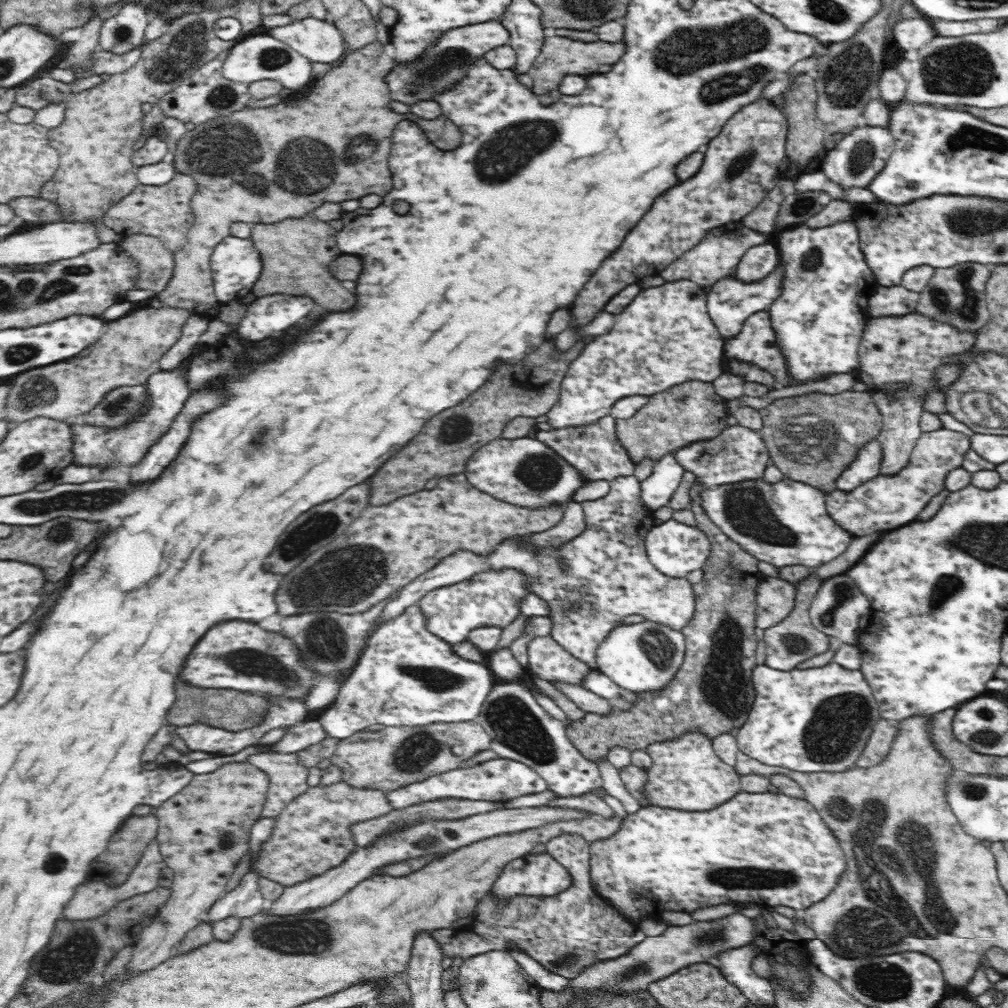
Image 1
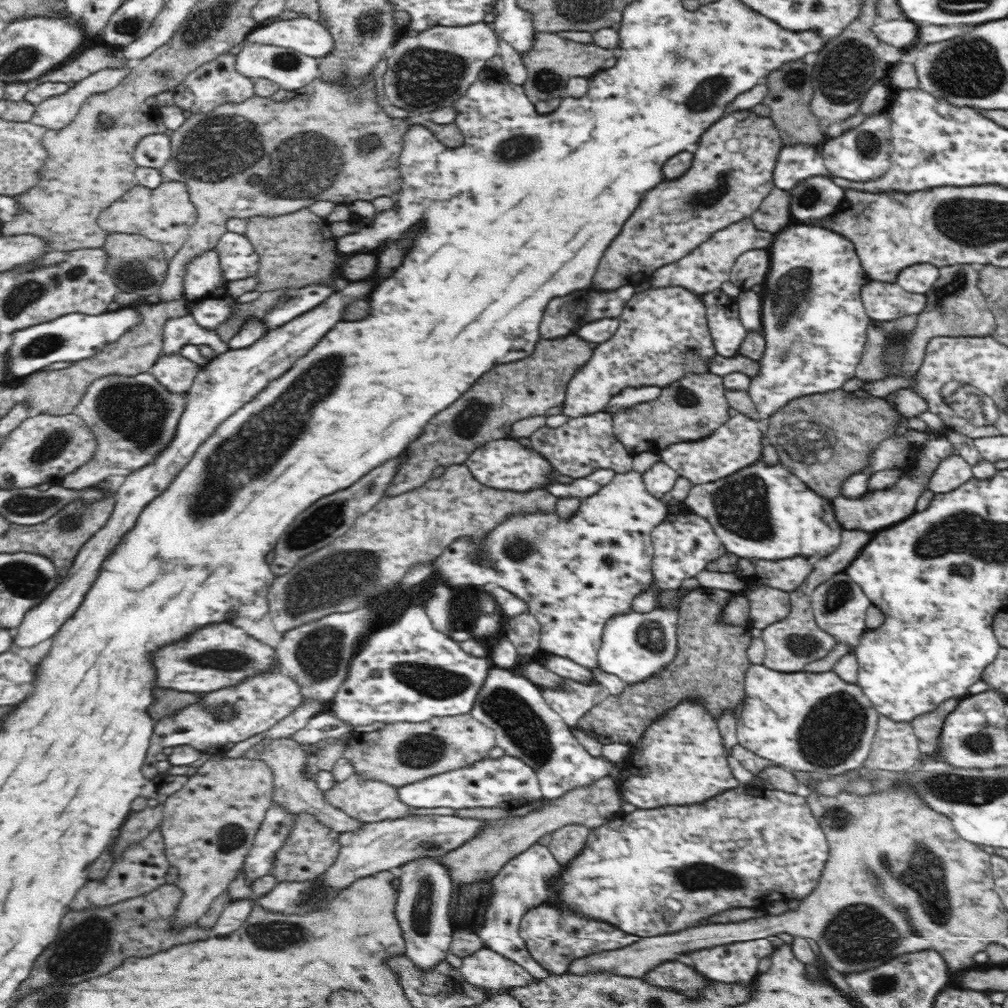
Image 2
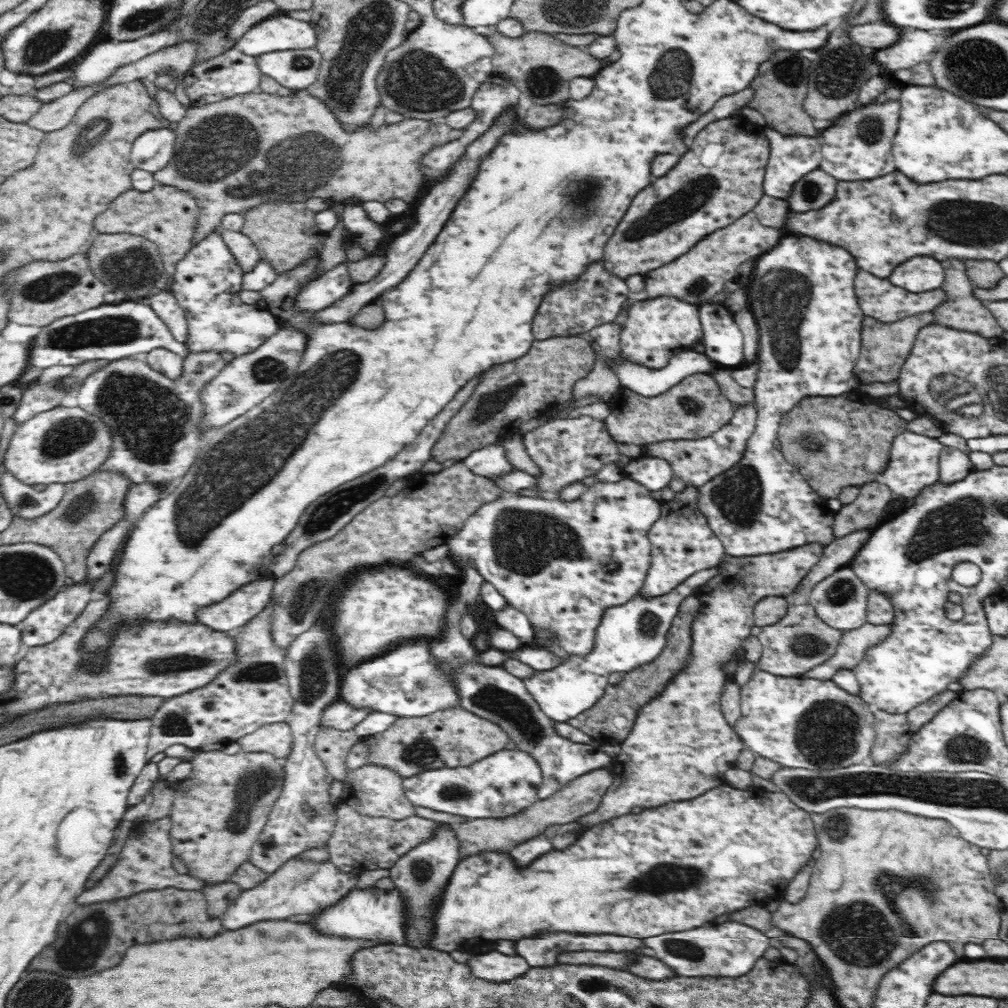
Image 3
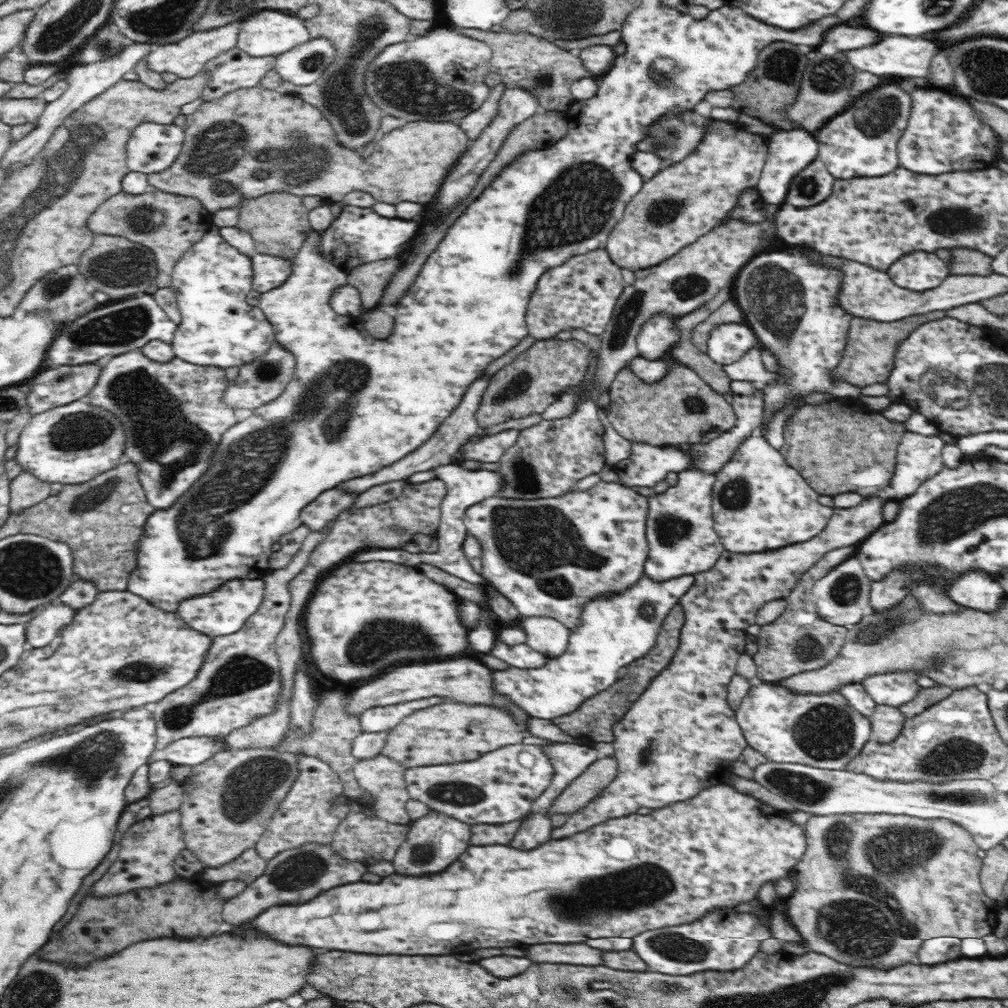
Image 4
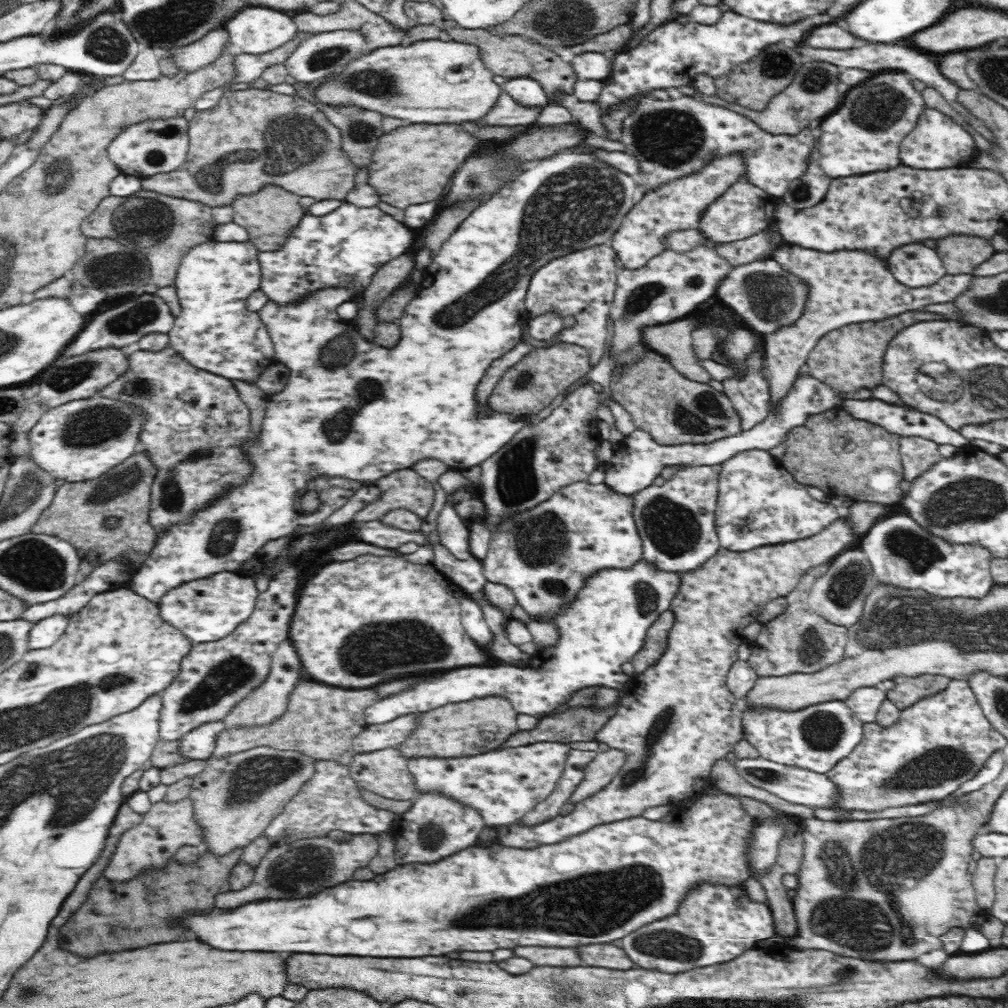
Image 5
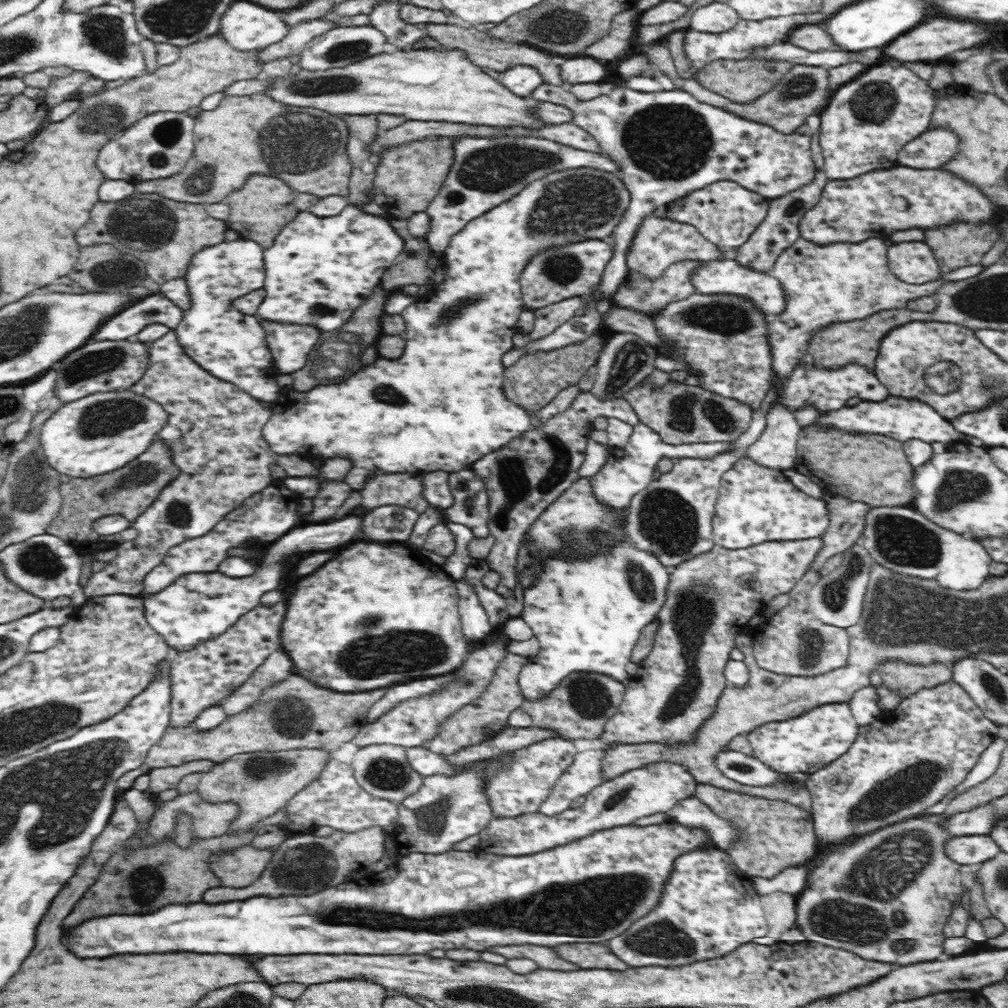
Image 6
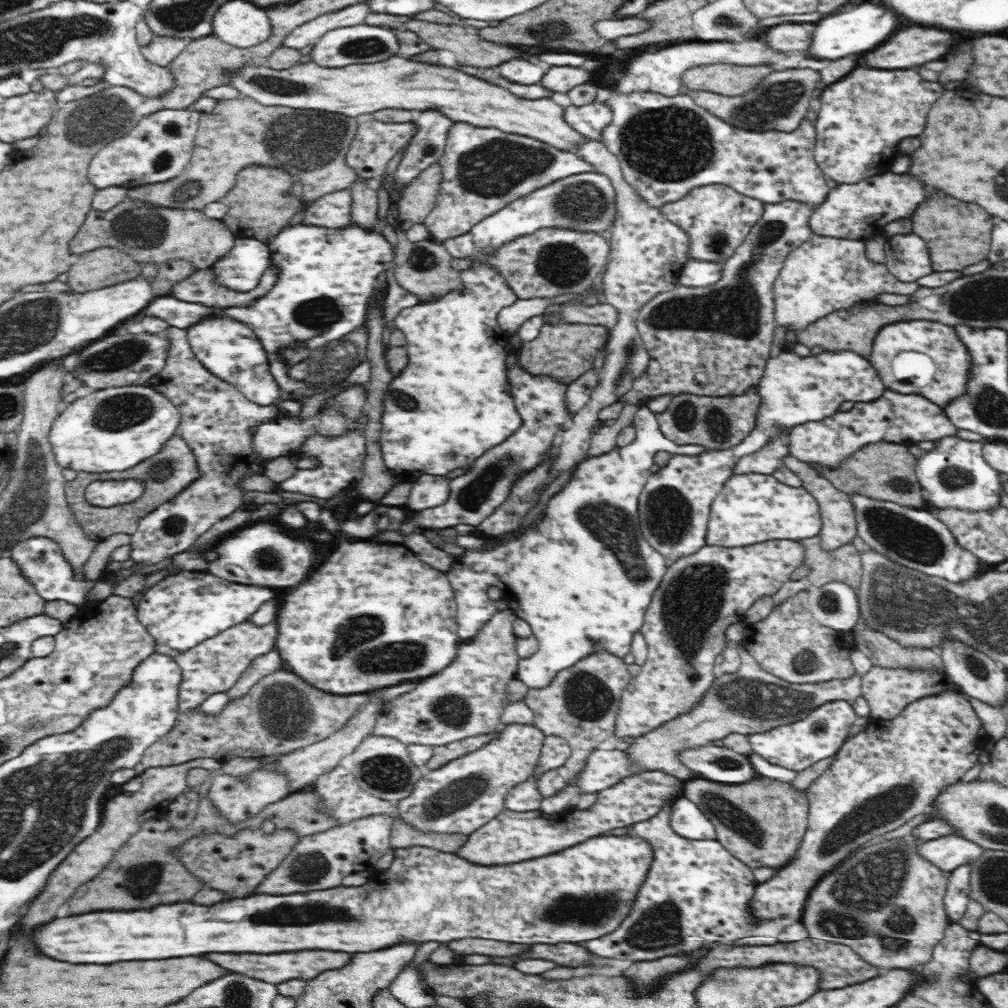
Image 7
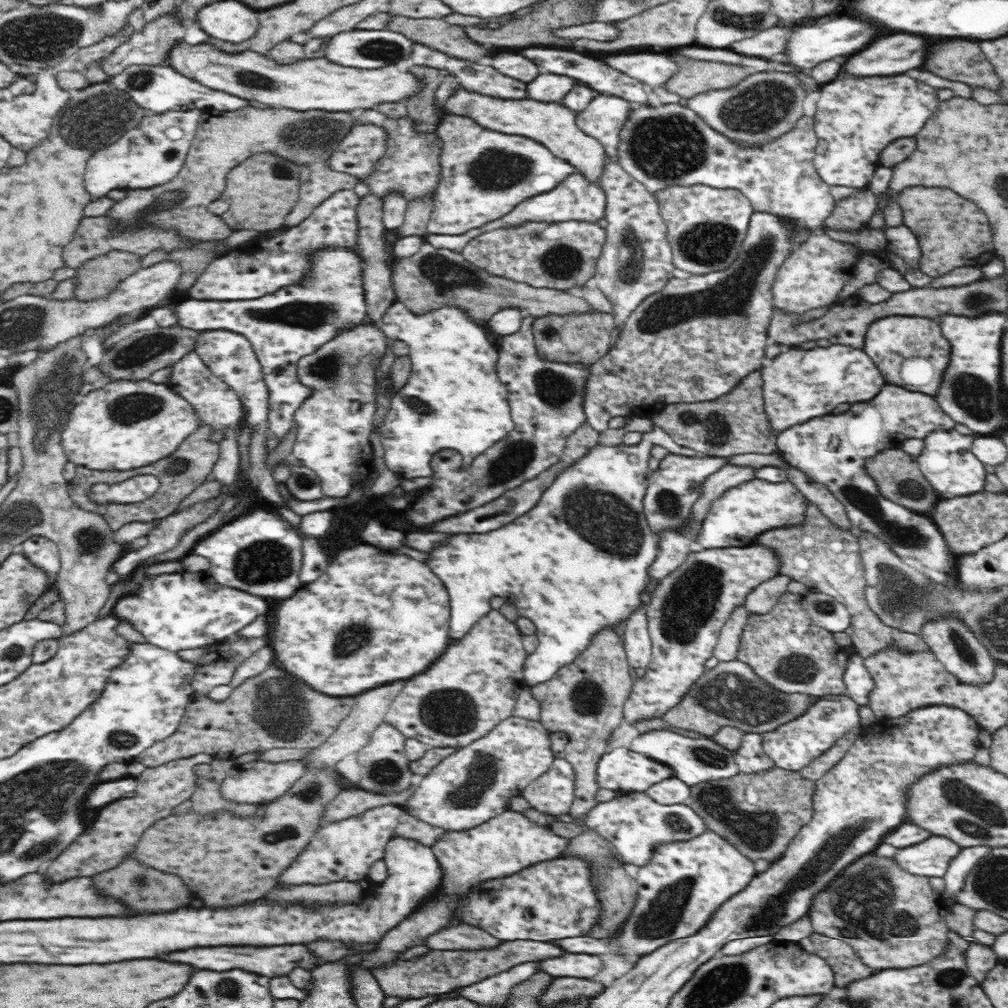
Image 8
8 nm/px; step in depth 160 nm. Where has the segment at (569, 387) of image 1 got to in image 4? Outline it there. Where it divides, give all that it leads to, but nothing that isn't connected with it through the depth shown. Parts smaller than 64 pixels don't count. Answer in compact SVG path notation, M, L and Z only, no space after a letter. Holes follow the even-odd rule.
M667 312L652 314L636 334L638 356L655 361L669 355L670 350L680 342L680 318Z

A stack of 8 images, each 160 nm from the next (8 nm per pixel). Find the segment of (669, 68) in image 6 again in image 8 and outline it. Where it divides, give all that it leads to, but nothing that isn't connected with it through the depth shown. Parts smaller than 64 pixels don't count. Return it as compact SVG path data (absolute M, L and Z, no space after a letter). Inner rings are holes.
M758 72L737 83L728 90L710 90L696 97L688 98L690 107L705 124L727 137L734 144L758 148L769 141L778 139L782 134L792 131L802 118L802 100L806 90L792 72Z

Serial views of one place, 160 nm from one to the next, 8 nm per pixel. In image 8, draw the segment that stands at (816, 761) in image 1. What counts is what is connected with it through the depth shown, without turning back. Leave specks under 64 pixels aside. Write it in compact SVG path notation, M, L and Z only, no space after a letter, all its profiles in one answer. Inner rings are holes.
M830 695L813 703L803 715L762 734L764 752L781 769L799 771L850 732L860 720L859 704L846 695Z

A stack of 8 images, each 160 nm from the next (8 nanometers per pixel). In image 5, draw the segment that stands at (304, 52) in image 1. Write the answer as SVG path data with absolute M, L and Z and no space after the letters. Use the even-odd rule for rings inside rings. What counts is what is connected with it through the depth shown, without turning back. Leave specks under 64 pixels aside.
M243 8L224 22L224 27L229 33L229 42L238 46L243 53L252 55L270 52L288 41L293 41L300 34L292 17L270 8Z

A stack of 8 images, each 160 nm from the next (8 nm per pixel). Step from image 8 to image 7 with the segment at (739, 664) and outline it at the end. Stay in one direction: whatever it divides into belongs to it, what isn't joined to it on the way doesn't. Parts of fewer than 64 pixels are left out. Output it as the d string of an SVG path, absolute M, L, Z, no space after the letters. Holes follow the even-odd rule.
M743 643L736 646L741 665L732 674L716 678L699 703L691 711L665 722L648 734L636 737L624 750L644 770L660 770L684 781L700 777L697 772L682 766L679 754L686 749L717 744L729 734L742 735L766 732L776 726L806 718L811 709L832 701L856 700L861 695L862 675L855 671L850 679L827 681L823 684L792 684L766 672L746 650Z

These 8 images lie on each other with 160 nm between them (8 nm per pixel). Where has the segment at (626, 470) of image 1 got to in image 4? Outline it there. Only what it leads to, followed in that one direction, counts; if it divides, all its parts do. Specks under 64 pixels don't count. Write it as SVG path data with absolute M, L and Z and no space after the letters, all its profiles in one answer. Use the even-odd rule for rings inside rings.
M586 386L578 391L577 409L566 418L543 420L539 424L519 431L514 446L504 451L499 460L502 478L501 496L518 500L556 498L573 490L575 484L587 476L599 474L605 464L605 445L603 444L603 422L598 418L598 406L586 396Z

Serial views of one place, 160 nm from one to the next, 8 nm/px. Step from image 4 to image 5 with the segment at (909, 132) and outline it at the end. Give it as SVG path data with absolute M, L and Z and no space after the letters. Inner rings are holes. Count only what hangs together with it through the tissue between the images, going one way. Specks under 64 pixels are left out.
M926 104L925 106L912 134L908 134L908 138L904 138L904 142L900 144L899 154L902 164L920 170L968 167L968 158L972 158L972 150L976 150L974 138L960 124L956 124L950 116L929 108Z

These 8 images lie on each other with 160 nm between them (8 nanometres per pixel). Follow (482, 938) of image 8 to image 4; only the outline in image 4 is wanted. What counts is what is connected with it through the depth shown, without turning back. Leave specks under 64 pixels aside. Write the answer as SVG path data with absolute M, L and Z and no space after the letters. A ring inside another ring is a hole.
M542 944L530 946L530 960L534 962L552 962L552 964L584 964L584 966L602 966L600 950L594 950L586 944Z

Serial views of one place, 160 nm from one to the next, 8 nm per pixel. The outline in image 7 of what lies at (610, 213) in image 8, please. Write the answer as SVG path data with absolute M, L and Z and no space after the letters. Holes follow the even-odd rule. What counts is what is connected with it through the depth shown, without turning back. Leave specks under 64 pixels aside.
M588 139L573 152L589 162L596 173L604 173L616 191L617 213L610 226L614 234L609 242L612 258L605 268L602 292L605 293L606 302L617 310L618 317L616 326L609 331L604 348L603 366L598 370L599 384L591 393L588 405L573 416L569 429L562 432L558 455L551 470L552 481L586 456L594 433L590 428L598 419L598 412L614 404L621 394L633 386L633 379L644 374L650 356L635 325L636 312L657 294L672 289L678 283L680 270L690 260L686 256L689 254L689 236L677 224L664 220L660 209L649 206L631 184L624 182L623 170L616 155L602 141Z

